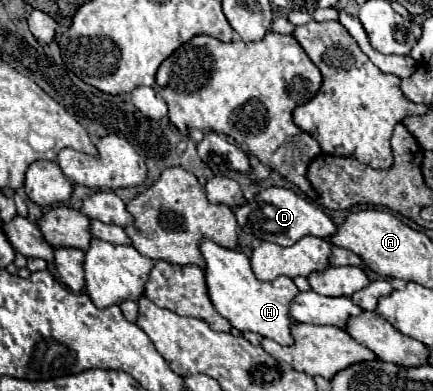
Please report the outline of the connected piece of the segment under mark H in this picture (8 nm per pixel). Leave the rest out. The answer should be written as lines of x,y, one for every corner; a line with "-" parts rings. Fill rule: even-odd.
208,239
202,241
200,249
206,259
206,283
216,311
226,317
238,331
254,331
262,337
274,339
280,345
292,345
290,329
294,319
290,317
290,303
300,293
294,281
282,275
270,283
262,283
256,279
250,267
250,259
244,253
236,249
224,249

